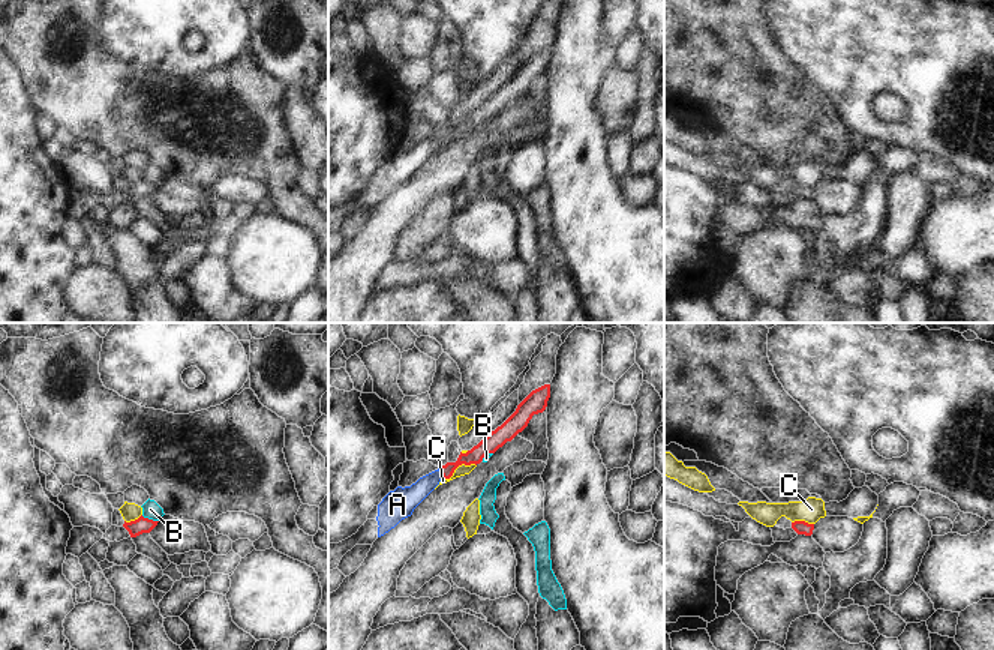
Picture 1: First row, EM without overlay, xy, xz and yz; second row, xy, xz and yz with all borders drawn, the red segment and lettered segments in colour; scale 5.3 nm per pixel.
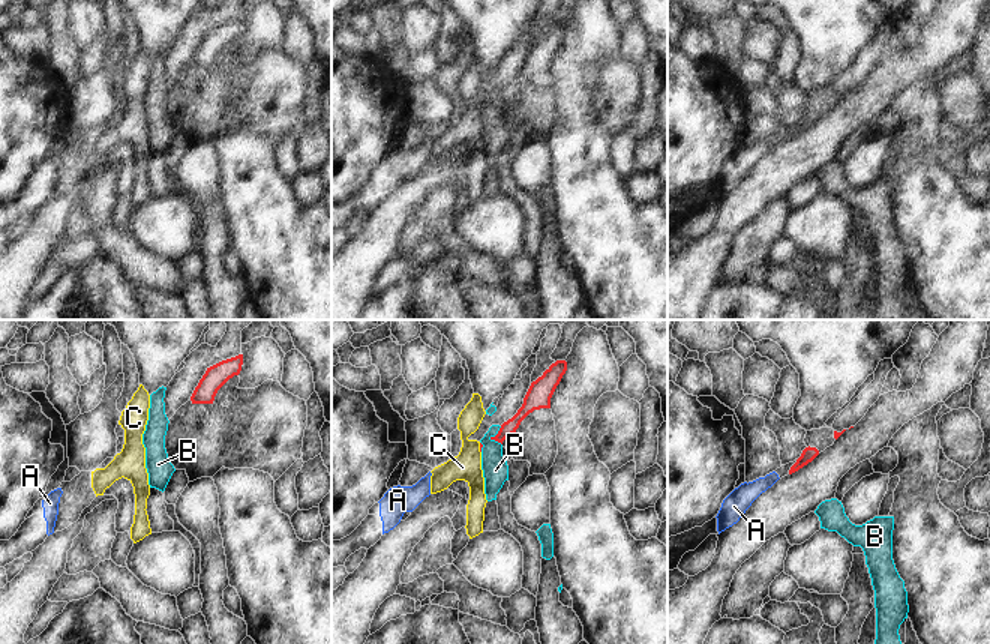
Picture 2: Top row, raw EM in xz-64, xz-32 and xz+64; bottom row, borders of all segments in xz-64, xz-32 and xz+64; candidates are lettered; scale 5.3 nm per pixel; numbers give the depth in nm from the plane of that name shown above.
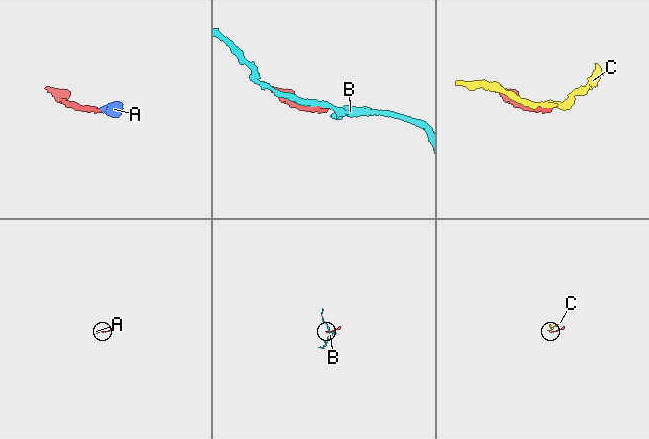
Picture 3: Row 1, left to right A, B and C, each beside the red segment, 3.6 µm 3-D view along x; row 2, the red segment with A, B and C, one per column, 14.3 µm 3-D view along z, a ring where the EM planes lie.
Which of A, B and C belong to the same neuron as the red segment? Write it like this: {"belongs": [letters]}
{"belongs": ["A"]}

